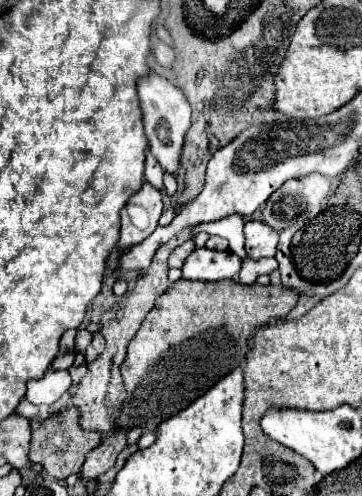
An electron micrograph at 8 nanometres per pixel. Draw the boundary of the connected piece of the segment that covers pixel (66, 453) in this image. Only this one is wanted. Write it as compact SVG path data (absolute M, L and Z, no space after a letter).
M71 408L59 416L49 416L49 420L43 424L37 424L37 422L31 422L31 424L33 424L33 438L31 438L29 460L33 464L43 466L43 470L57 480L65 480L71 474L79 474L81 460L85 458L85 454L91 452L103 440L103 434L83 432L77 424L77 414Z

